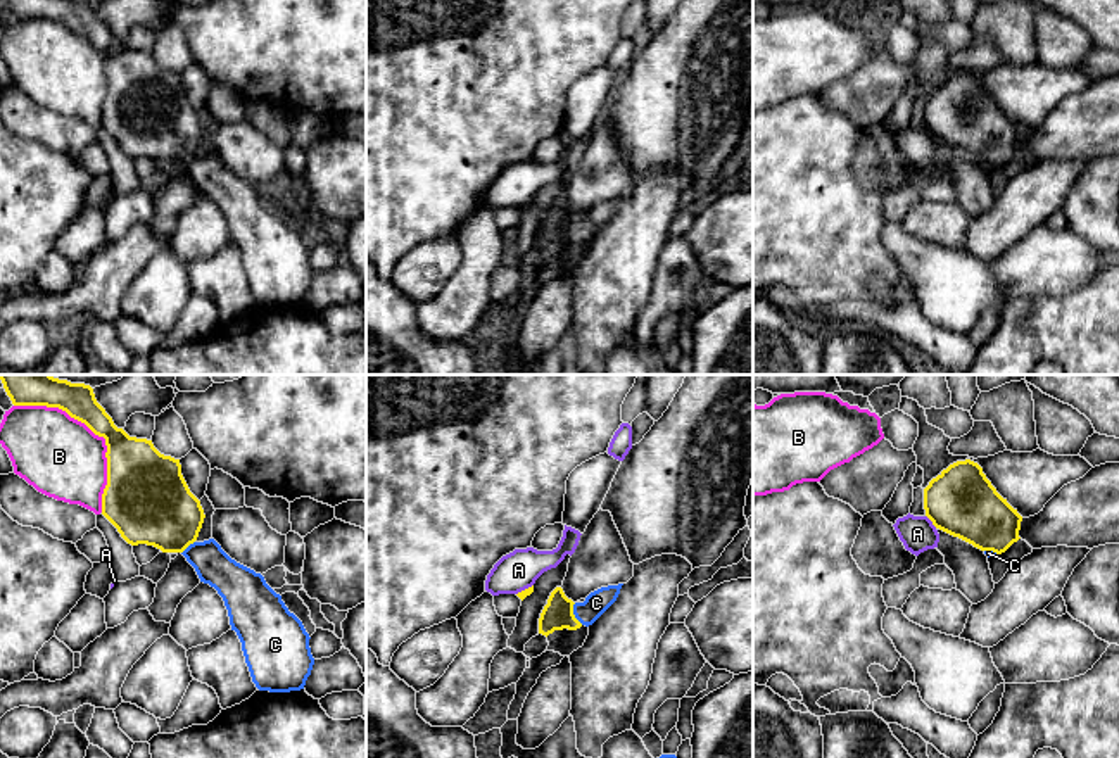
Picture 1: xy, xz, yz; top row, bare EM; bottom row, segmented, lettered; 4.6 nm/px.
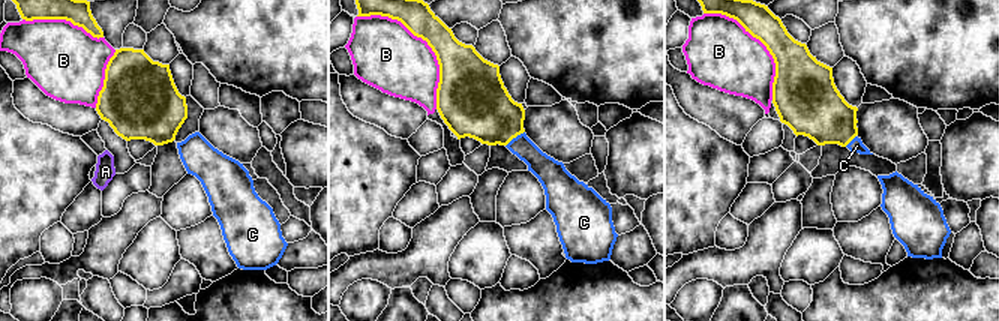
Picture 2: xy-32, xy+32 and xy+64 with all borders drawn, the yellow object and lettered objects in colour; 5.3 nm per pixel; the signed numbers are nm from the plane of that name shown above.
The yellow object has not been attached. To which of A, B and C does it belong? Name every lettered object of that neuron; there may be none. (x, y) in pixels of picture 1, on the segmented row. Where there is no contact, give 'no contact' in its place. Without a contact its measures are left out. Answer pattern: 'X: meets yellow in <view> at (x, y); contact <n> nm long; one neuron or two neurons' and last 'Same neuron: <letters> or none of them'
A: meets yellow in yz at (931, 520); contact 80 nm long; two neurons
B: meets yellow in xy at (95, 434); contact 650 nm long; two neurons
C: meets yellow in xz at (572, 613); contact 110 nm long; one neuron
Same neuron: C

